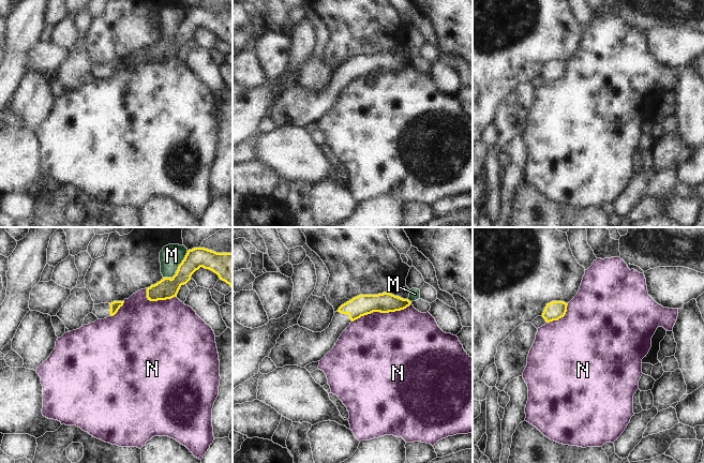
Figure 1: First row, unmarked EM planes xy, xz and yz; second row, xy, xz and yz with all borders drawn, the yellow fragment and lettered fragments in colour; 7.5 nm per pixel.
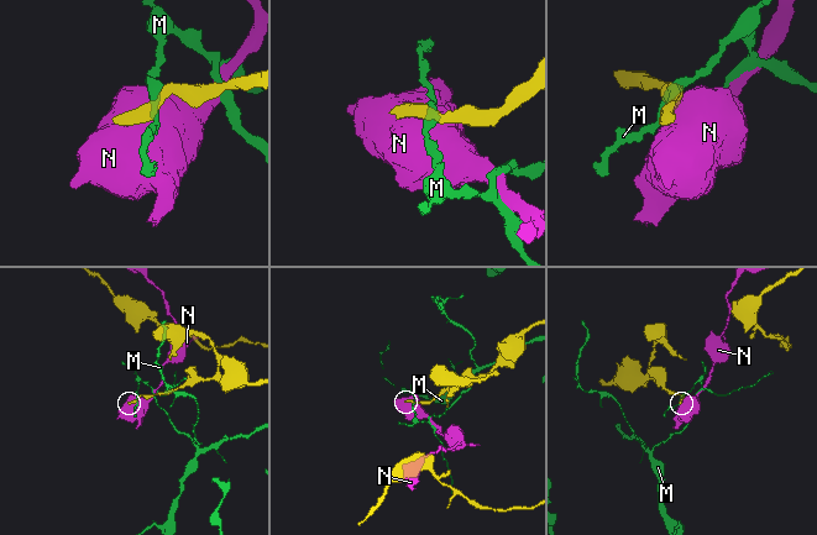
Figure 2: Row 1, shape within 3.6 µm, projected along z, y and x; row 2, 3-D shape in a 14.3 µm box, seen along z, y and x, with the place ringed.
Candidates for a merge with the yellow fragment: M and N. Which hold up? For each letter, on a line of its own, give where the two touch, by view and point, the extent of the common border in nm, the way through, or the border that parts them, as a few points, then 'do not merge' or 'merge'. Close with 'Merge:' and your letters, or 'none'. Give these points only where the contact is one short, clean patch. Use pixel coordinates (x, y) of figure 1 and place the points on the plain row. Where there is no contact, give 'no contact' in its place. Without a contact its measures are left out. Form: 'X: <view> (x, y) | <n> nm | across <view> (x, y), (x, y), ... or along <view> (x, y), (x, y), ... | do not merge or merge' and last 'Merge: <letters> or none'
M: xy (180, 24) | 240 nm | do not merge
N: xz (382, 72) | 480 nm | do not merge
Merge: none

